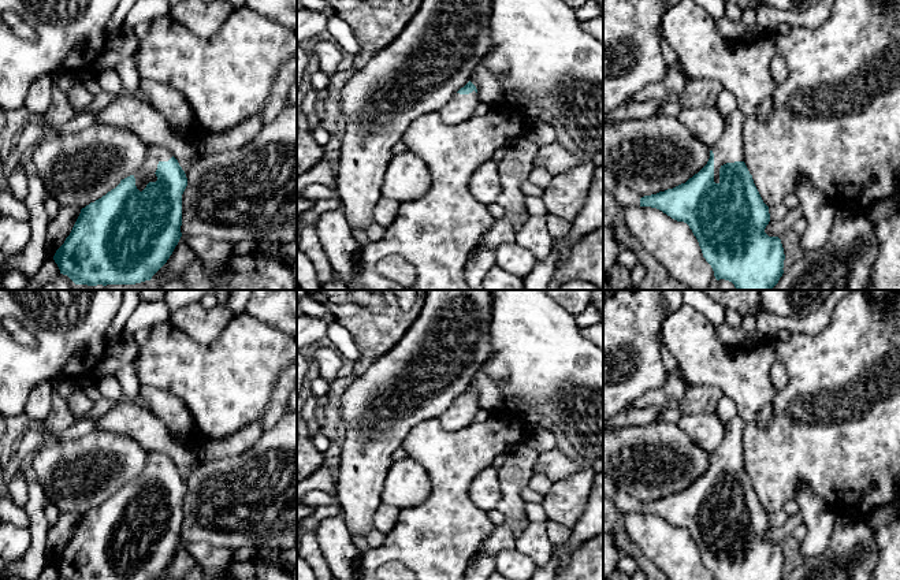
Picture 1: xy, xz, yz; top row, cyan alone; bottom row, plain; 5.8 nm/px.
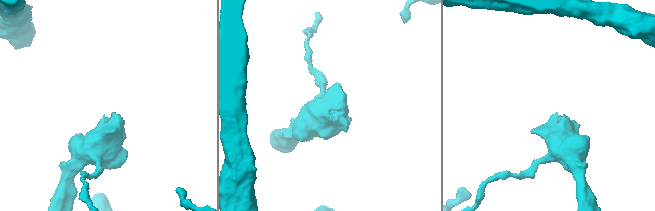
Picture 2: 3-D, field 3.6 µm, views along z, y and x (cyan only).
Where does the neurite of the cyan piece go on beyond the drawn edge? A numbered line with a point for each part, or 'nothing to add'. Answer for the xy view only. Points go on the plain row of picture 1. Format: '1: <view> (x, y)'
1: xy (145, 480)

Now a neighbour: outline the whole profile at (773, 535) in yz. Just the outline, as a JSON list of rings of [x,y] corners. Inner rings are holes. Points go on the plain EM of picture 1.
[[[800,513],[788,517],[785,524],[781,528],[773,528],[770,527],[769,531],[765,535],[765,539],[769,543],[778,543],[782,540],[786,535],[792,535],[793,529],[803,524],[803,517]]]

